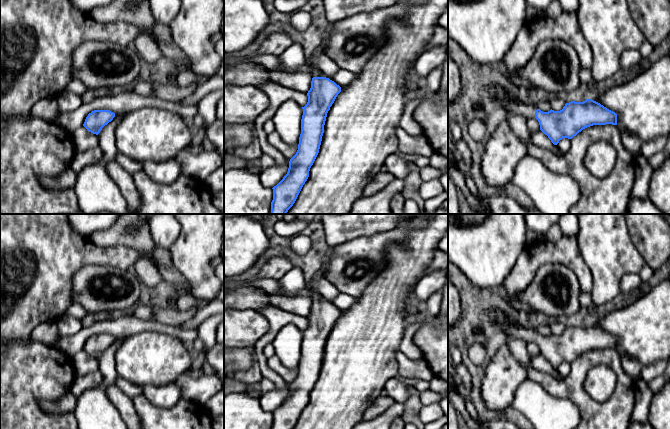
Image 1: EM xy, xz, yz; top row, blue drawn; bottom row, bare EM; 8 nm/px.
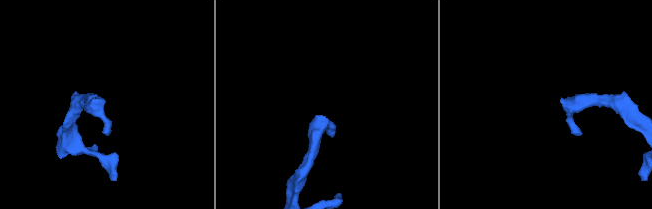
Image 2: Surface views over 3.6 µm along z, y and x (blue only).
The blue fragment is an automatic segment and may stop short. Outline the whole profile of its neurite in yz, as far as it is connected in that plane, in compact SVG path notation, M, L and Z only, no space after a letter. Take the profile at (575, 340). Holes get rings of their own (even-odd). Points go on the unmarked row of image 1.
M491 309L489 317L493 324L507 333L509 341L515 338L521 338L526 342L535 341L540 354L554 369L563 362L572 363L583 353L593 349L617 349L617 338L592 323L583 326L571 325L560 335L551 333L543 336L537 330L509 324L499 310Z

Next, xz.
M314 291L313 293L314 301L311 305L311 312L307 317L308 326L302 331L303 339L301 343L301 358L299 361L298 374L289 385L287 398L272 412L273 424L271 429L293 429L295 427L303 409L309 401L310 392L319 377L327 337L341 316L341 311L334 305L320 300L321 294L319 292Z

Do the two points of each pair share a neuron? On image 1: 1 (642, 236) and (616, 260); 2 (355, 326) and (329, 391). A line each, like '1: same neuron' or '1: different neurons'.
1: different neurons
2: same neuron

